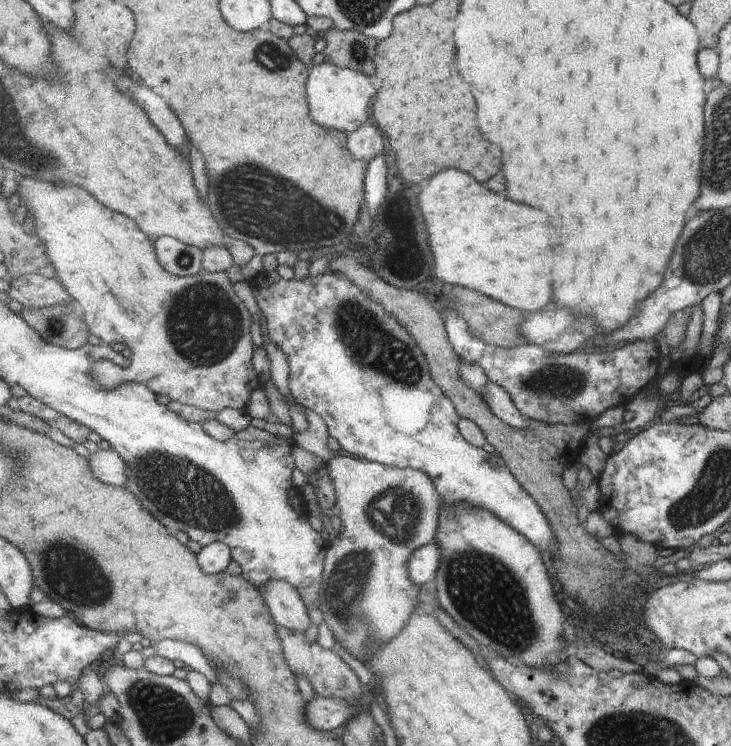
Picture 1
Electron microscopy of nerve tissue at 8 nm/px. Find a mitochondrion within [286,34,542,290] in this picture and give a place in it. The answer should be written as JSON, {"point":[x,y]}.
{"point":[359,50]}

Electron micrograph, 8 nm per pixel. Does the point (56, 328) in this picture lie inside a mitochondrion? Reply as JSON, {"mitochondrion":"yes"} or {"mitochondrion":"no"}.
{"mitochondrion":"yes"}

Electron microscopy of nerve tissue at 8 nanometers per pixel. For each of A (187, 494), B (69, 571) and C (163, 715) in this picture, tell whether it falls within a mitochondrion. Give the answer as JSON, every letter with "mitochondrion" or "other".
{"A":"mitochondrion","B":"mitochondrion","C":"mitochondrion"}

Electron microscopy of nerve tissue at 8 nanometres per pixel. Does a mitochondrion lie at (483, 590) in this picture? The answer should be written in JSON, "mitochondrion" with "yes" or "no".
{"mitochondrion":"yes"}

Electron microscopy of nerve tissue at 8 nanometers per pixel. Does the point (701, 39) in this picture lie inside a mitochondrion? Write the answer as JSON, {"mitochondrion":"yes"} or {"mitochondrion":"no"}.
{"mitochondrion":"no"}

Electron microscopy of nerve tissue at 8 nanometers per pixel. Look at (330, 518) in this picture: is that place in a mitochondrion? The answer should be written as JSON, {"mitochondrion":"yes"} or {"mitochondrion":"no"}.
{"mitochondrion":"no"}

